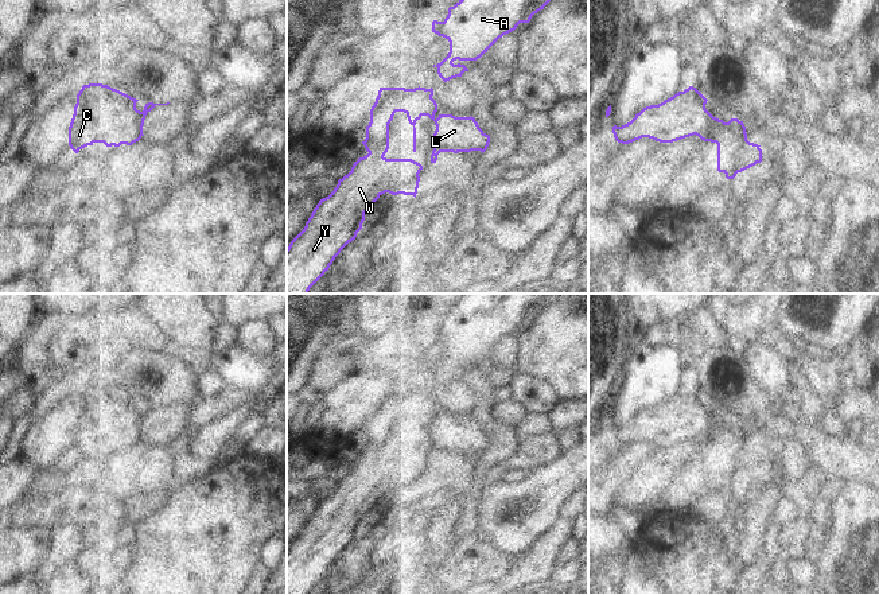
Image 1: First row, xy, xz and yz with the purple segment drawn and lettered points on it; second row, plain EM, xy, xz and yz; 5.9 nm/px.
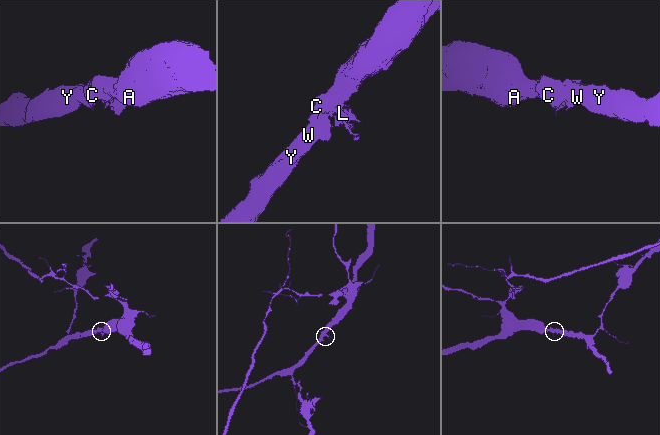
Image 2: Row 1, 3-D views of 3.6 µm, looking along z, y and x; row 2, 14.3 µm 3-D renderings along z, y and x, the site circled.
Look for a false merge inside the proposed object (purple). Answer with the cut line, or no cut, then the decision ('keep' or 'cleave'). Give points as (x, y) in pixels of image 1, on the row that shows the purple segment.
cut yz (724, 123), (707, 140); cleave

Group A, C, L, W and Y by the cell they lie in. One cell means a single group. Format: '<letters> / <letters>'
A C W Y / L

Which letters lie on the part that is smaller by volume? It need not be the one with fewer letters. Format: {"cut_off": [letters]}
{"cut_off": ["L"]}

